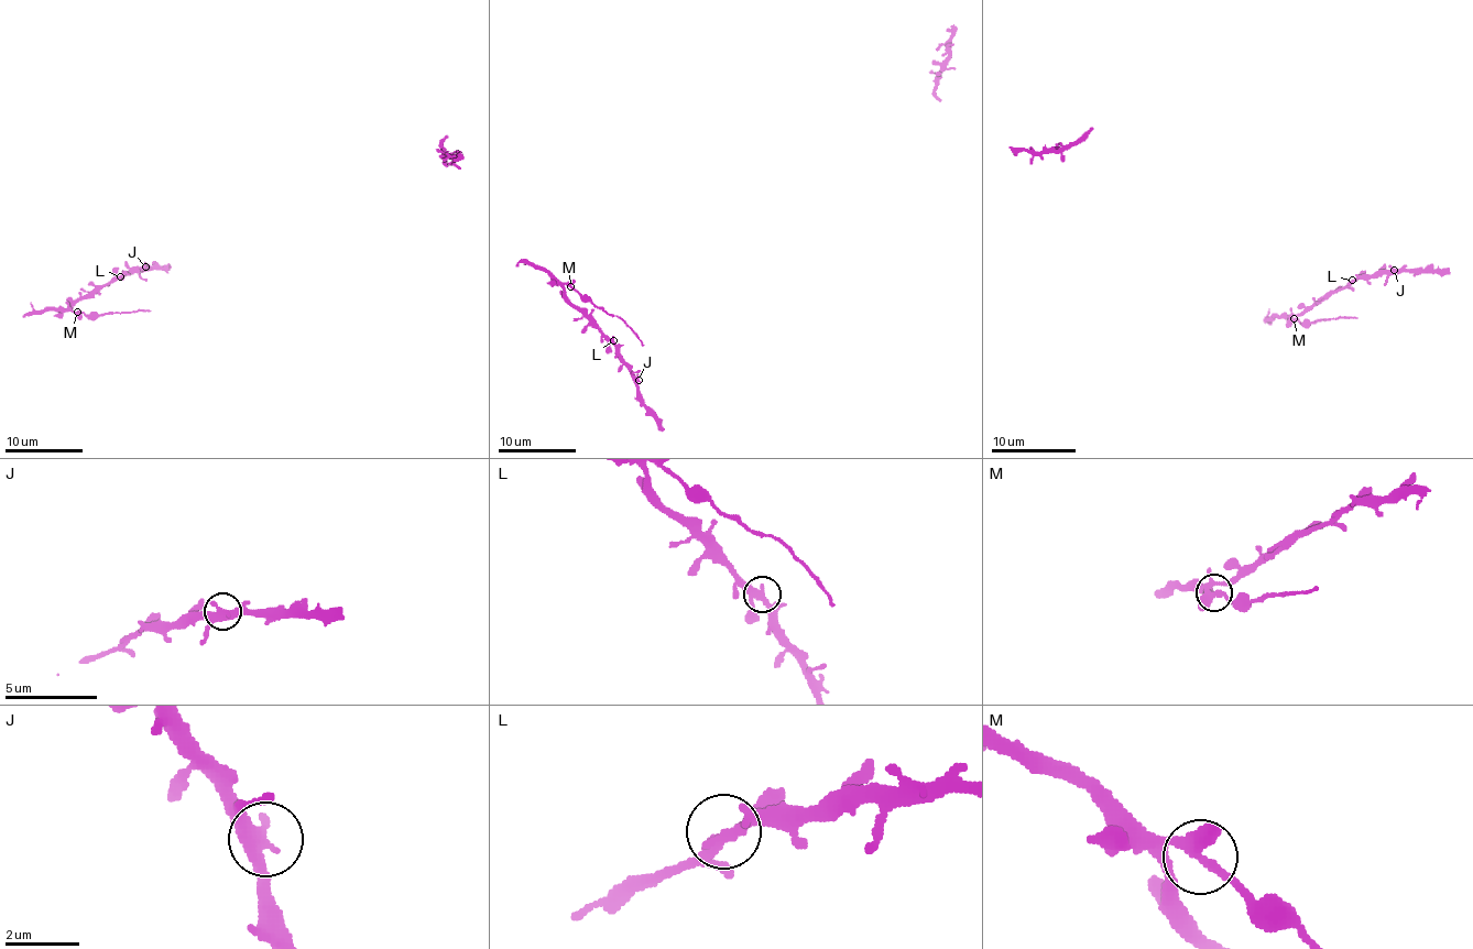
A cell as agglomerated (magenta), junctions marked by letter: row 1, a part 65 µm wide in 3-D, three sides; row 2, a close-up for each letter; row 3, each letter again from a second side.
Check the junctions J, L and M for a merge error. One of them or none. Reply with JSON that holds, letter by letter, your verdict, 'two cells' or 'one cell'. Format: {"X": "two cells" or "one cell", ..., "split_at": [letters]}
{"J": "one cell", "L": "one cell", "M": "two cells", "split_at": ["M"]}

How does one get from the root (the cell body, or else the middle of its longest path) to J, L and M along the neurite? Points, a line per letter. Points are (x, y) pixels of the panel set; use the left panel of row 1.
J: (145, 309), (98, 315), (75, 313), (71, 309), (77, 302), (121, 274), (145, 266)
L: (145, 309), (98, 315), (75, 313), (71, 309), (78, 300), (88, 297), (120, 276)
M: (145, 309), (98, 315), (77, 312)

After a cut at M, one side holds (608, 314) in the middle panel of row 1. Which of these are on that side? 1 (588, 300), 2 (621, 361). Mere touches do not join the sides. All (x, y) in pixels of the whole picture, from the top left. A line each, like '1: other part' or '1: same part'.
1: same part
2: other part

